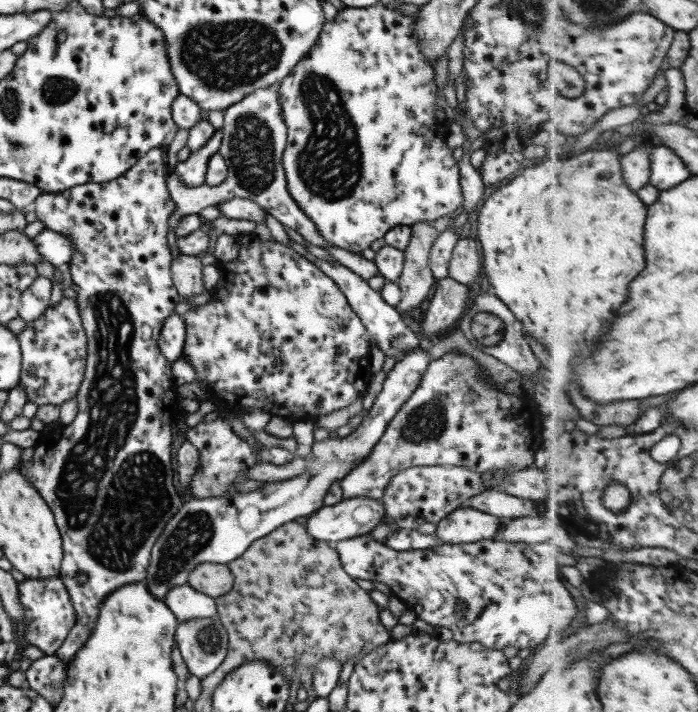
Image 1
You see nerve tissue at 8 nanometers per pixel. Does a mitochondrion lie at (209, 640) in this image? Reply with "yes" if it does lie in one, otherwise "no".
yes

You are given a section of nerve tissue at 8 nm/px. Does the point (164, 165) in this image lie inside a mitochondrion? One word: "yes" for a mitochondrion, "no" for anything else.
no

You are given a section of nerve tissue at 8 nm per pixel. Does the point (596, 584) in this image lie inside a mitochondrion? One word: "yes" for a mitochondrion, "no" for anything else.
no

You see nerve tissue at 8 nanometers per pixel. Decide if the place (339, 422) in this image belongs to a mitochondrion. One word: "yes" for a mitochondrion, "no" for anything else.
no

